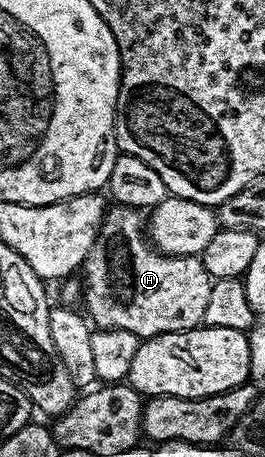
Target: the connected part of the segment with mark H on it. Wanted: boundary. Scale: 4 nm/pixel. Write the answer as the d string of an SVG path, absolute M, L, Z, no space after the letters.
M122 206L106 209L99 237L93 242L81 269L82 275L87 275L81 296L84 301L87 299L86 315L90 323L96 329L129 330L140 338L200 327L213 283L202 259L160 254L149 246L144 228L140 209Z

